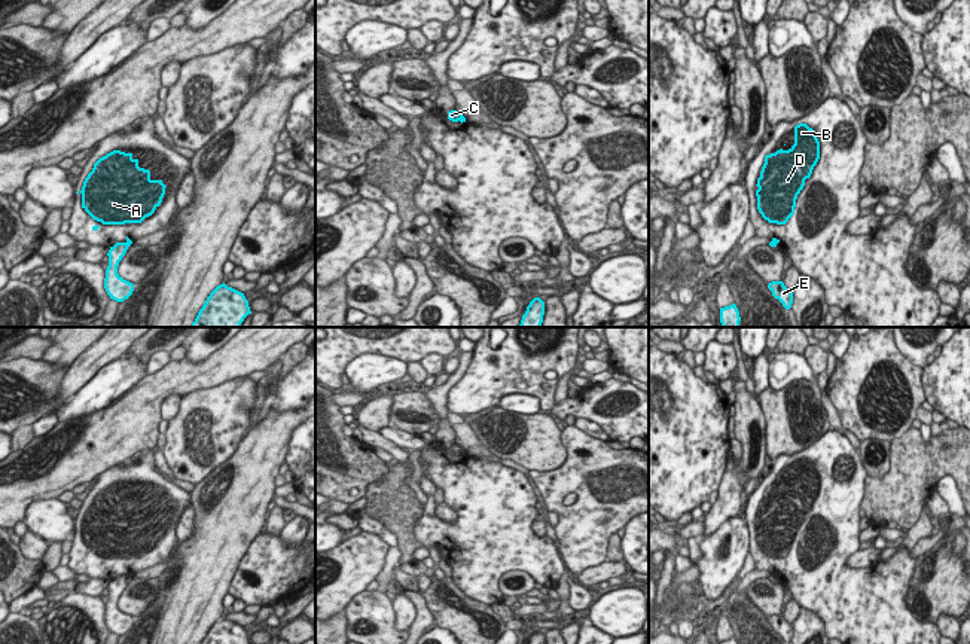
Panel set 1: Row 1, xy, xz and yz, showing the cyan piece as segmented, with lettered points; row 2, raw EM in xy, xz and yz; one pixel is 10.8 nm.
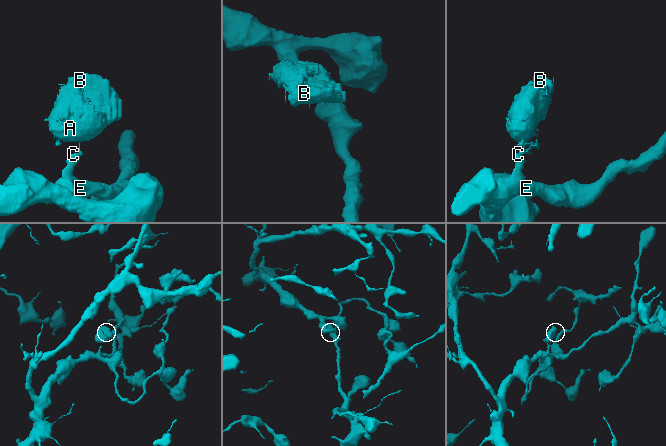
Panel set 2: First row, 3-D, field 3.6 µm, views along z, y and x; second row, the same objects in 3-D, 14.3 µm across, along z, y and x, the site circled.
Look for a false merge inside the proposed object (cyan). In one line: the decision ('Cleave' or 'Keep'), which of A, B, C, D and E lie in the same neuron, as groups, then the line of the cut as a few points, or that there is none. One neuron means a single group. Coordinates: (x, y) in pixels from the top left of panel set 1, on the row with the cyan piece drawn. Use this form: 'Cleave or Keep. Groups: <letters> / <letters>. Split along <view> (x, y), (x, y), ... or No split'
Cleave. Groups: A B D / C E. Split along xz (464, 118), (460, 121).

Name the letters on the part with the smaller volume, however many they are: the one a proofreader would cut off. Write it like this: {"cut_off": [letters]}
{"cut_off": ["A", "B", "D"]}

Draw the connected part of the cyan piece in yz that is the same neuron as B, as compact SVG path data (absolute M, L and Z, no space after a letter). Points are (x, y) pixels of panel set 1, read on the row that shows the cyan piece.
M806 123L794 126L794 144L765 156L757 178L757 210L769 223L786 225L796 199L820 159L820 141Z

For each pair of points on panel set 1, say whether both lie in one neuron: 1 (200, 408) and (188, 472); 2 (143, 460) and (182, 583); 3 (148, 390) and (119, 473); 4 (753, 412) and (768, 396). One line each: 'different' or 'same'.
1: same
2: different
3: different
4: different

